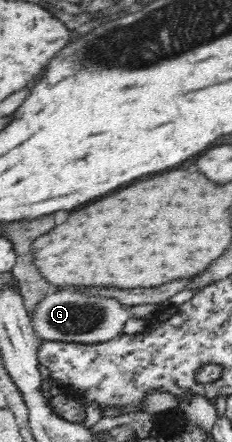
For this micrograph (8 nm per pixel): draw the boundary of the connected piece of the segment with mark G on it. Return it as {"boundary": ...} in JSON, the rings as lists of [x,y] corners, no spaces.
{"boundary":[[[51,290],[37,308],[28,314],[34,336],[41,341],[77,342],[78,344],[103,344],[124,334],[125,323],[133,317],[133,304],[121,304],[115,298],[89,296],[85,290]]]}

